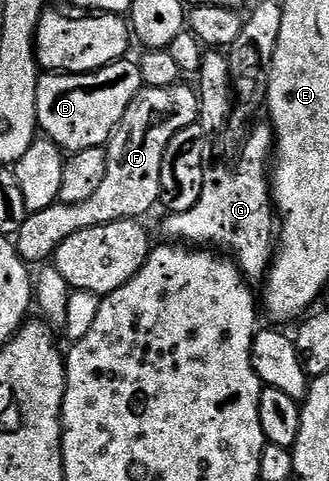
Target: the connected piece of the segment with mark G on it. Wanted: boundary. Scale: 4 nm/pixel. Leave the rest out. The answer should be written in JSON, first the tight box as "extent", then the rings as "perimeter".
{"extent":[163,125,277,279],"perimeter":[[[266,125],[258,126],[254,127],[253,133],[242,147],[243,163],[239,166],[239,174],[223,174],[220,176],[219,182],[204,181],[201,196],[197,200],[197,204],[193,204],[193,208],[189,208],[189,212],[168,213],[167,219],[163,222],[163,234],[167,237],[164,239],[178,240],[183,244],[194,244],[199,248],[224,246],[225,249],[232,250],[235,253],[234,261],[248,279],[262,279],[266,275],[277,249],[277,211],[271,196],[268,170],[268,159],[273,154],[273,134]]]}

